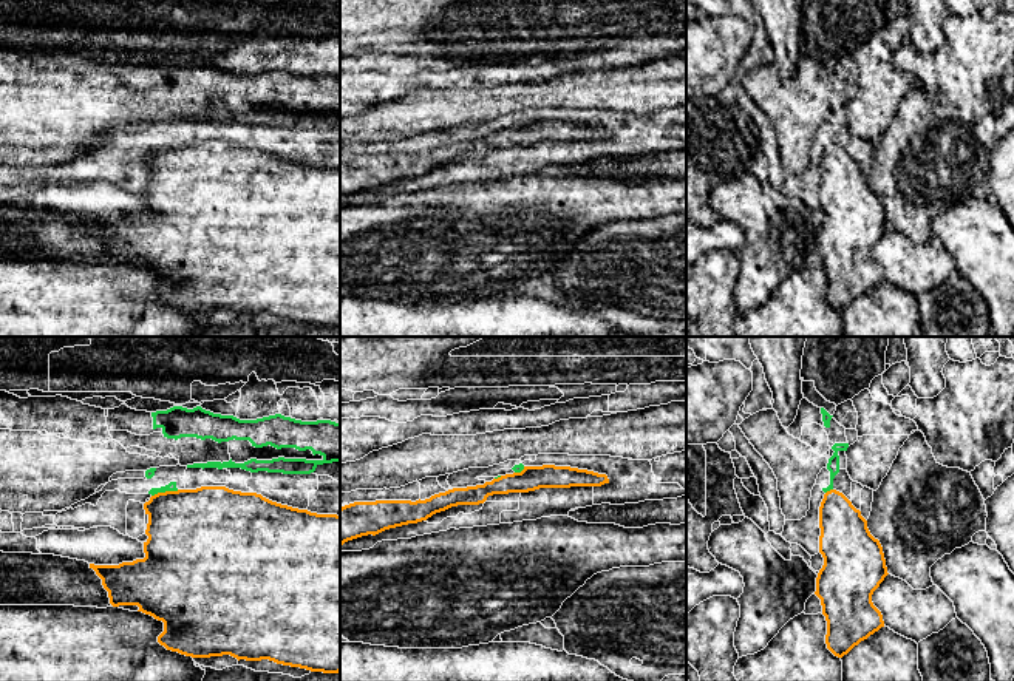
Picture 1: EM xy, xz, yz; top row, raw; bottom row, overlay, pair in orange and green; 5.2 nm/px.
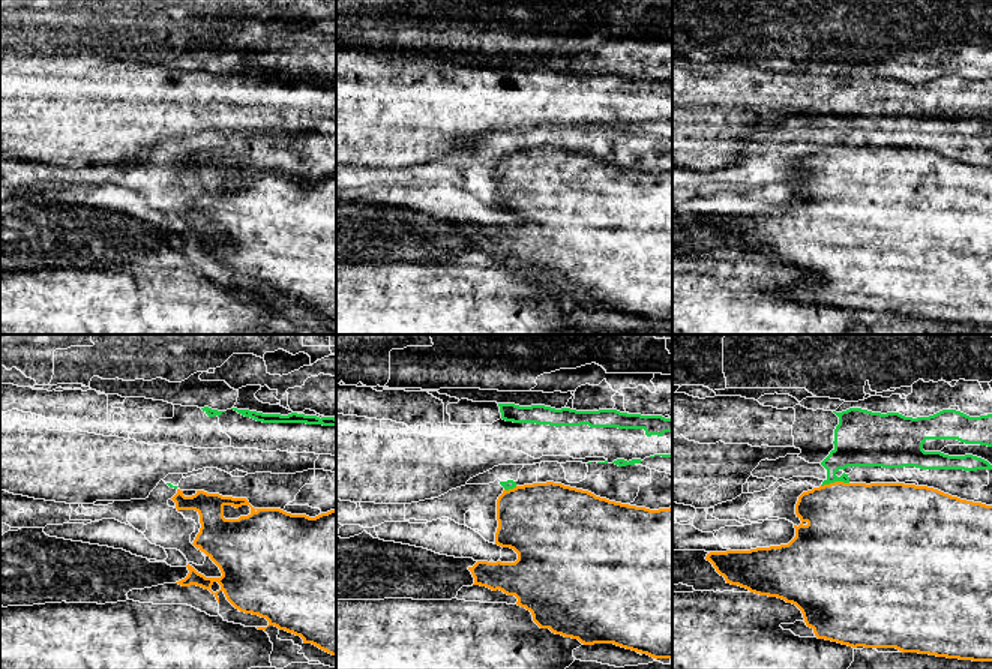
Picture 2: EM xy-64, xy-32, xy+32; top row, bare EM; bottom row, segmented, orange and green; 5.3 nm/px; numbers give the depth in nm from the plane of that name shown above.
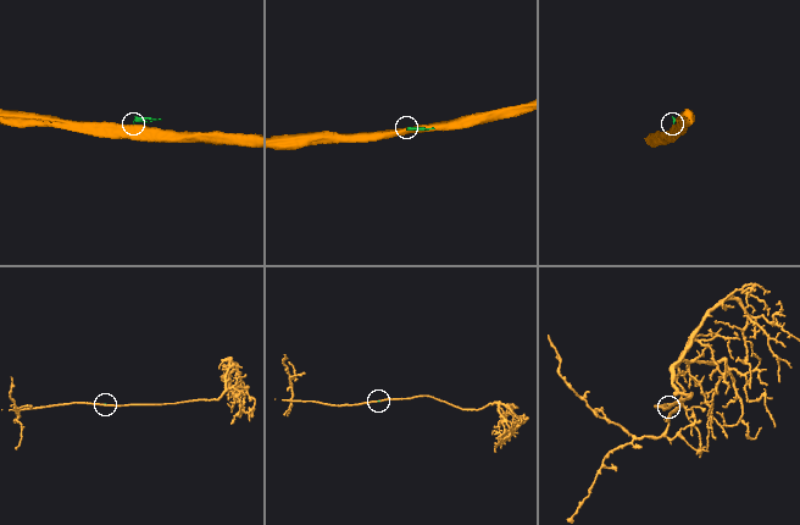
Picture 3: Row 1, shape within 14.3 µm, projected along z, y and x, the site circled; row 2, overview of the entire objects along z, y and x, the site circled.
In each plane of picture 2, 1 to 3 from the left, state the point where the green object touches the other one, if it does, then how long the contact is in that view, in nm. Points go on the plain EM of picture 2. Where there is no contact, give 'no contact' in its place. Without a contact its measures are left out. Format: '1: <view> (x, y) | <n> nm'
1: no contact
2: xy-32 (511, 153) | 70 nm
3: xy+32 (835, 146) | 150 nm

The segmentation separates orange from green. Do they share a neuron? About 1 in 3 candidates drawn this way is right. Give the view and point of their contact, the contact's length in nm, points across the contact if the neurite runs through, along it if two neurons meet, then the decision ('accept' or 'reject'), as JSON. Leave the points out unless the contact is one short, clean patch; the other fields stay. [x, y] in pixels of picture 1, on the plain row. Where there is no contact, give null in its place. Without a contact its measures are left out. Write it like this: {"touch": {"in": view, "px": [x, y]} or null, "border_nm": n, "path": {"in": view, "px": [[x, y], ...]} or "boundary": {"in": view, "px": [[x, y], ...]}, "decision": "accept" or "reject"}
{"touch": {"in": "xy", "px": [166, 145]}, "border_nm": 150, "boundary": {"in": "xy", "px": [[178, 144], [158, 145], [152, 150]]}, "decision": "reject"}

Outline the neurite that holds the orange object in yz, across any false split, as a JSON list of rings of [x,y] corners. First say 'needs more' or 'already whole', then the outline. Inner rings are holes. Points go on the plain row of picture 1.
already whole | [[[830,144],[824,148],[819,161],[819,182],[819,207],[824,219],[816,232],[815,249],[821,253],[827,275],[827,303],[842,312],[884,281],[883,269],[873,259],[872,249],[889,227],[880,195],[870,188],[867,174],[842,147]]]

